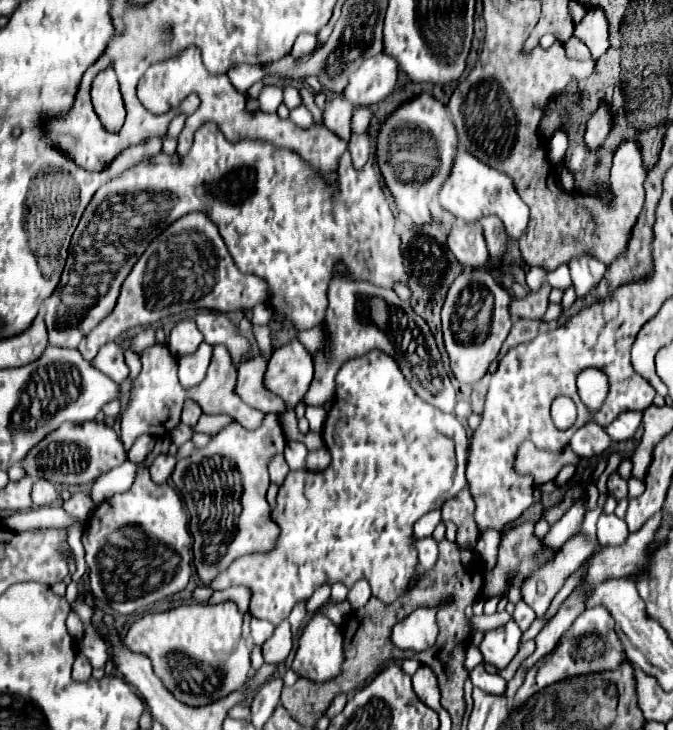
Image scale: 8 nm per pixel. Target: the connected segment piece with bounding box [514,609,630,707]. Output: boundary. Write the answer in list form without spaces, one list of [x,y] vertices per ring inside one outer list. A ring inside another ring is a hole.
[[[586,609],[582,611],[576,621],[570,625],[570,629],[562,635],[556,649],[546,655],[542,661],[538,661],[534,667],[528,669],[524,685],[518,689],[514,697],[514,707],[522,705],[530,695],[544,689],[546,685],[552,685],[556,681],[562,681],[566,677],[574,677],[580,673],[602,673],[602,671],[616,671],[624,663],[630,663],[624,655],[624,647],[614,631],[612,617],[608,617],[606,609]]]

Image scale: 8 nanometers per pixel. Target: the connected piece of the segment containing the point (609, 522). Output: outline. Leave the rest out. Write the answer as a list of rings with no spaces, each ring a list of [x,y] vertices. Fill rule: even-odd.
[[[600,515],[598,519],[598,545],[600,547],[616,547],[628,539],[626,521],[618,519],[616,515]]]

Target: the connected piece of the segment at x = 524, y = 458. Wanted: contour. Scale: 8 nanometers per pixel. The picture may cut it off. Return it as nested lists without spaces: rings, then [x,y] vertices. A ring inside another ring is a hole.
[[[522,441],[516,453],[516,471],[520,475],[532,475],[536,483],[546,483],[552,481],[564,465],[576,461],[578,457],[570,449],[564,449],[562,453],[552,453],[538,449],[532,441]]]

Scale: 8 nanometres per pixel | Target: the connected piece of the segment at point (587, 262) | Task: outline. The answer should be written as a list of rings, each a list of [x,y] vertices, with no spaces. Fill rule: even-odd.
[[[576,255],[568,263],[568,267],[570,267],[572,283],[574,283],[578,297],[586,295],[592,287],[596,287],[600,277],[604,277],[604,273],[606,273],[606,265],[592,255]]]

